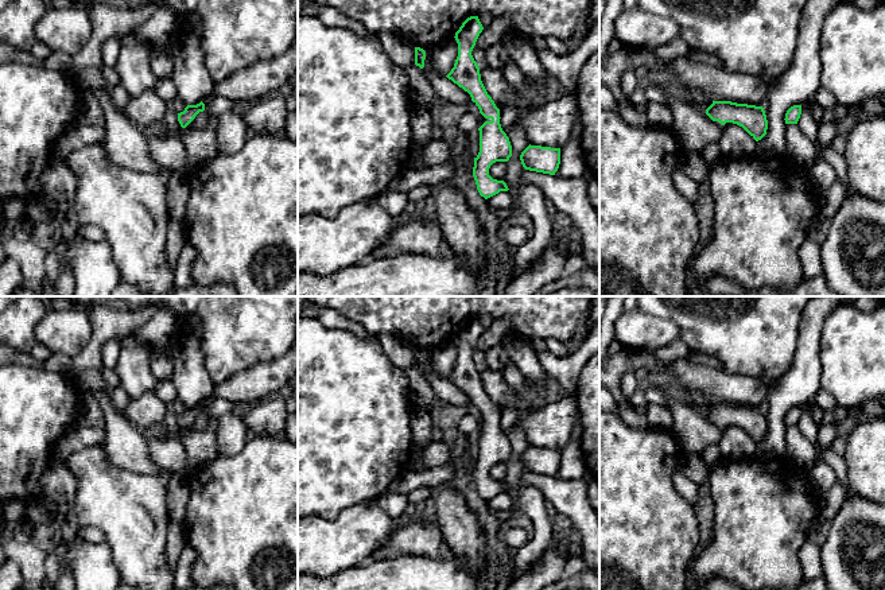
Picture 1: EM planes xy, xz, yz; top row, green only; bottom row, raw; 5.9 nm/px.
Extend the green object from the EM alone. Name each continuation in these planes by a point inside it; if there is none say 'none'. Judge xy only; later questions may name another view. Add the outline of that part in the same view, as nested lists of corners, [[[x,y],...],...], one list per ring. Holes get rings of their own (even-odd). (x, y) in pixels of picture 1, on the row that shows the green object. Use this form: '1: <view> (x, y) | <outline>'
1: xy (218, 105) | [[[216,96],[205,102],[205,110],[209,116],[225,116],[232,114],[237,102],[222,96]]]

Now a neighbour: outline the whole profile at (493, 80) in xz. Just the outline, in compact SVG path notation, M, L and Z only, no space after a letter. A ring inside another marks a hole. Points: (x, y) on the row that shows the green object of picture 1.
M485 66L480 69L480 74L488 94L500 109L500 113L517 105L519 98L505 79L502 69Z

